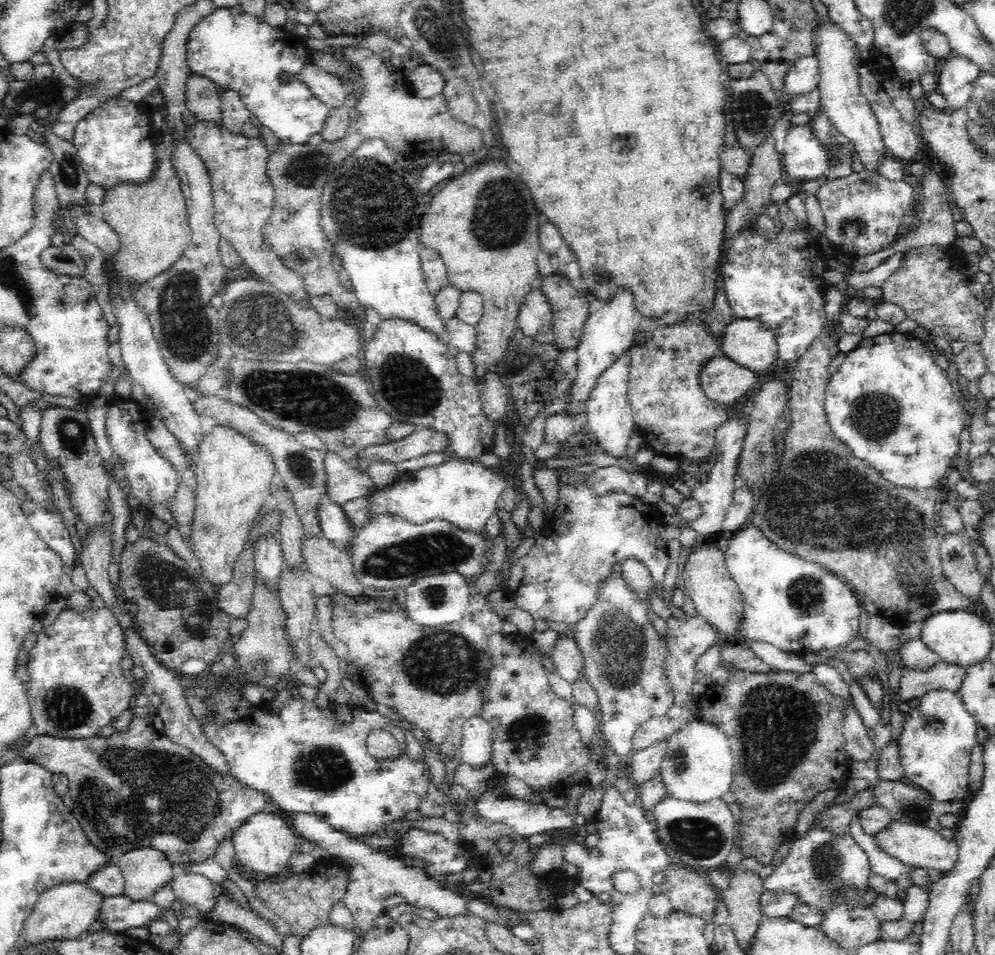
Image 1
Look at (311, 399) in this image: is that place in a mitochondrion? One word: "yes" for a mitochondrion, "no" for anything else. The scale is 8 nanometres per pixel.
yes

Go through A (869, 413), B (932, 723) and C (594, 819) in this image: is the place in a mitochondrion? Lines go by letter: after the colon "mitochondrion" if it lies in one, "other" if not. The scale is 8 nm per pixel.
A: mitochondrion
B: mitochondrion
C: other

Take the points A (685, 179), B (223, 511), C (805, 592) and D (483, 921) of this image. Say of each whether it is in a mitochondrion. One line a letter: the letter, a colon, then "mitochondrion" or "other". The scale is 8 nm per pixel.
A: other
B: other
C: mitochondrion
D: other

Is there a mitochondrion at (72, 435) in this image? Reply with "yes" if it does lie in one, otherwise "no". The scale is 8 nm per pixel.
yes

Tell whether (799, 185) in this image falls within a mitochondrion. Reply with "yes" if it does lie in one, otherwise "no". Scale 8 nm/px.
no

